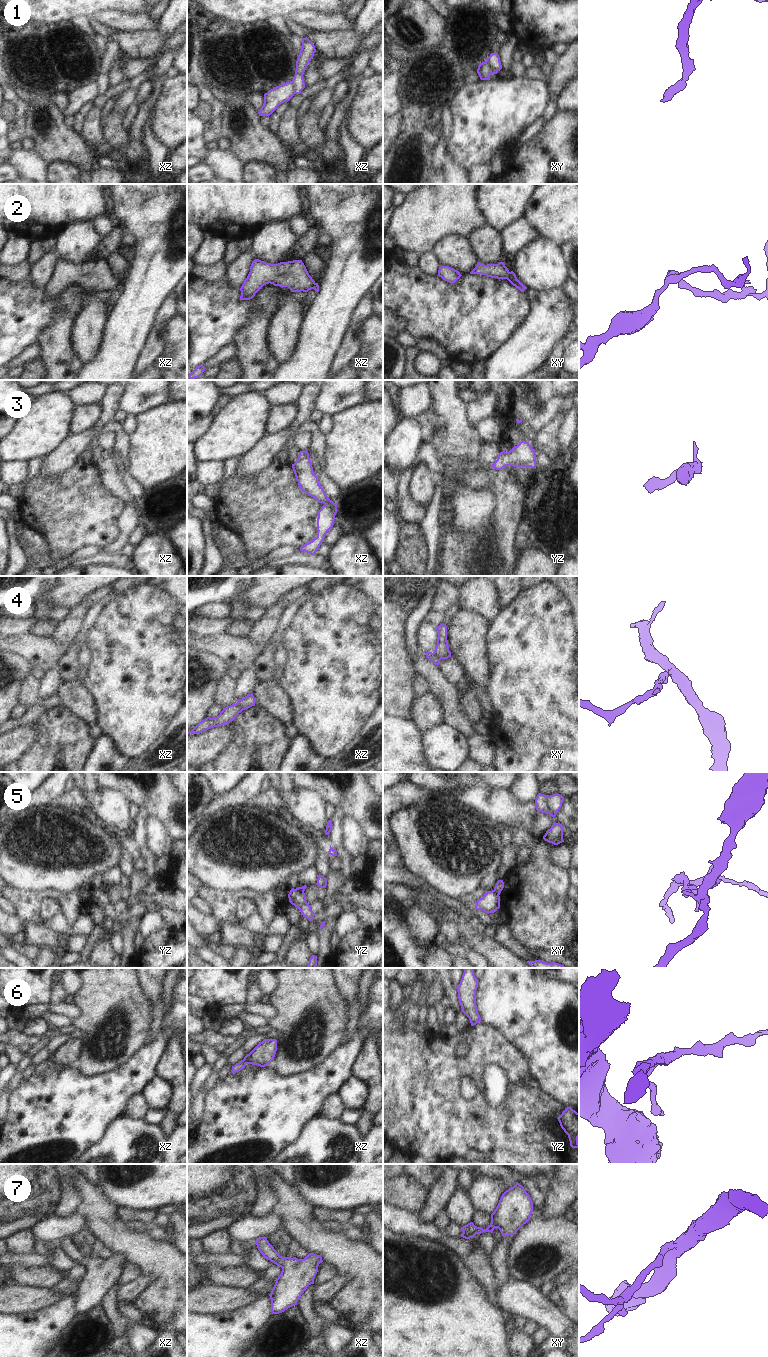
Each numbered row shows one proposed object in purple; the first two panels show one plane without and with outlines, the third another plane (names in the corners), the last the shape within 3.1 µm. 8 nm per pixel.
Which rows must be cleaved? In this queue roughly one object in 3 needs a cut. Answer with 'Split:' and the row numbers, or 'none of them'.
Split: 1, 4, 5

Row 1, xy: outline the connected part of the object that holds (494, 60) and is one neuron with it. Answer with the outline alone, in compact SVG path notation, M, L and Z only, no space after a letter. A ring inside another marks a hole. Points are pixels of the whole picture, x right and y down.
M491 53L490 56L487 58L487 61L495 71L498 72L502 69L502 65L498 53Z

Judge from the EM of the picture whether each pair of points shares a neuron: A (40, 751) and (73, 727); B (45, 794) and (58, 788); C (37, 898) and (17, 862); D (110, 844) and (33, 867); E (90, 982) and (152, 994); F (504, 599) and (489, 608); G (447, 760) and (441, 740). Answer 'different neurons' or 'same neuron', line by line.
A: same neuron
B: same neuron
C: different neurons
D: same neuron
E: different neurons
F: different neurons
G: same neuron

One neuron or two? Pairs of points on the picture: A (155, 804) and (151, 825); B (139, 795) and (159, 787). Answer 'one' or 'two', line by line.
A: two
B: one

